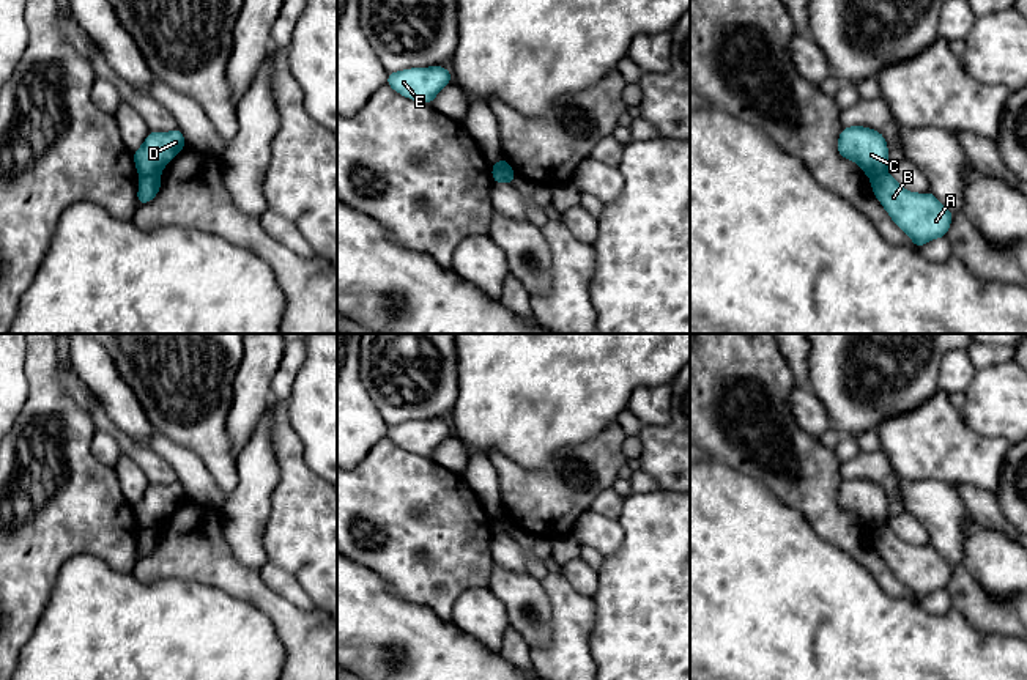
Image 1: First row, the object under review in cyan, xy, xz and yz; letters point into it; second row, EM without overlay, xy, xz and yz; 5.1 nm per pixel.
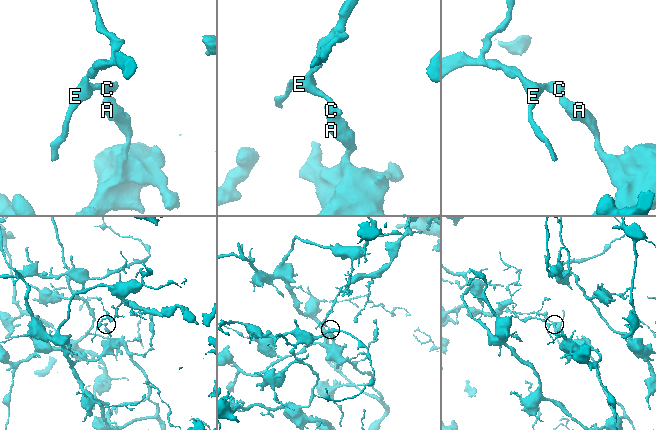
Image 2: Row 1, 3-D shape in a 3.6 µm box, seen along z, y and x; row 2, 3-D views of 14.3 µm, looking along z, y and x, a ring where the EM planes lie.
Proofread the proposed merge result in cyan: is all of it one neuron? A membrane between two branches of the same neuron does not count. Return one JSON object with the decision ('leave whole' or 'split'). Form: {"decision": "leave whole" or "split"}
{"decision": "split"}

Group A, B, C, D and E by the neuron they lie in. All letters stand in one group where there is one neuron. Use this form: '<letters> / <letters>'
A B / C D E

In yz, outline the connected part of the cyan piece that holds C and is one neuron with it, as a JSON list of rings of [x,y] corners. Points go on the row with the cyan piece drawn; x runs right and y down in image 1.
[[[847,126],[840,132],[838,154],[858,164],[869,178],[884,173],[888,167],[885,137],[865,126]]]

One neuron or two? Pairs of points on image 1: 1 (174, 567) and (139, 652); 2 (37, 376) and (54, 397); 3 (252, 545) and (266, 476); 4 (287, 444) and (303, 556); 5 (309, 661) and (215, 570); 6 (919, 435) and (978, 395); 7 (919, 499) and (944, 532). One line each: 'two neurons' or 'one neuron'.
1: two neurons
2: one neuron
3: one neuron
4: one neuron
5: one neuron
6: two neurons
7: one neuron

